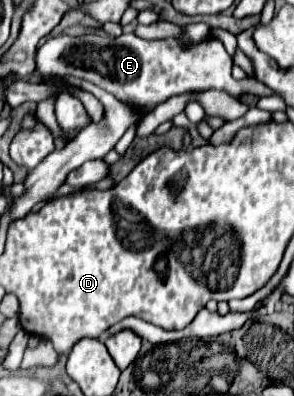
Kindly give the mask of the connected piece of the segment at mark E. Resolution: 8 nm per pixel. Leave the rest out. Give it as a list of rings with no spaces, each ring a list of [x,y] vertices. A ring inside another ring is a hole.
[[[133,33],[119,37],[61,35],[47,39],[37,51],[37,71],[43,77],[63,77],[69,73],[85,81],[91,81],[101,89],[113,93],[117,99],[141,109],[141,117],[149,113],[157,103],[163,103],[165,99],[187,91],[223,89],[233,97],[239,97],[241,93],[273,95],[273,91],[259,81],[235,81],[231,77],[231,67],[233,61],[219,39],[213,39],[213,43],[201,43],[201,47],[181,47],[181,43],[177,43],[177,39],[171,37],[147,41]]]

